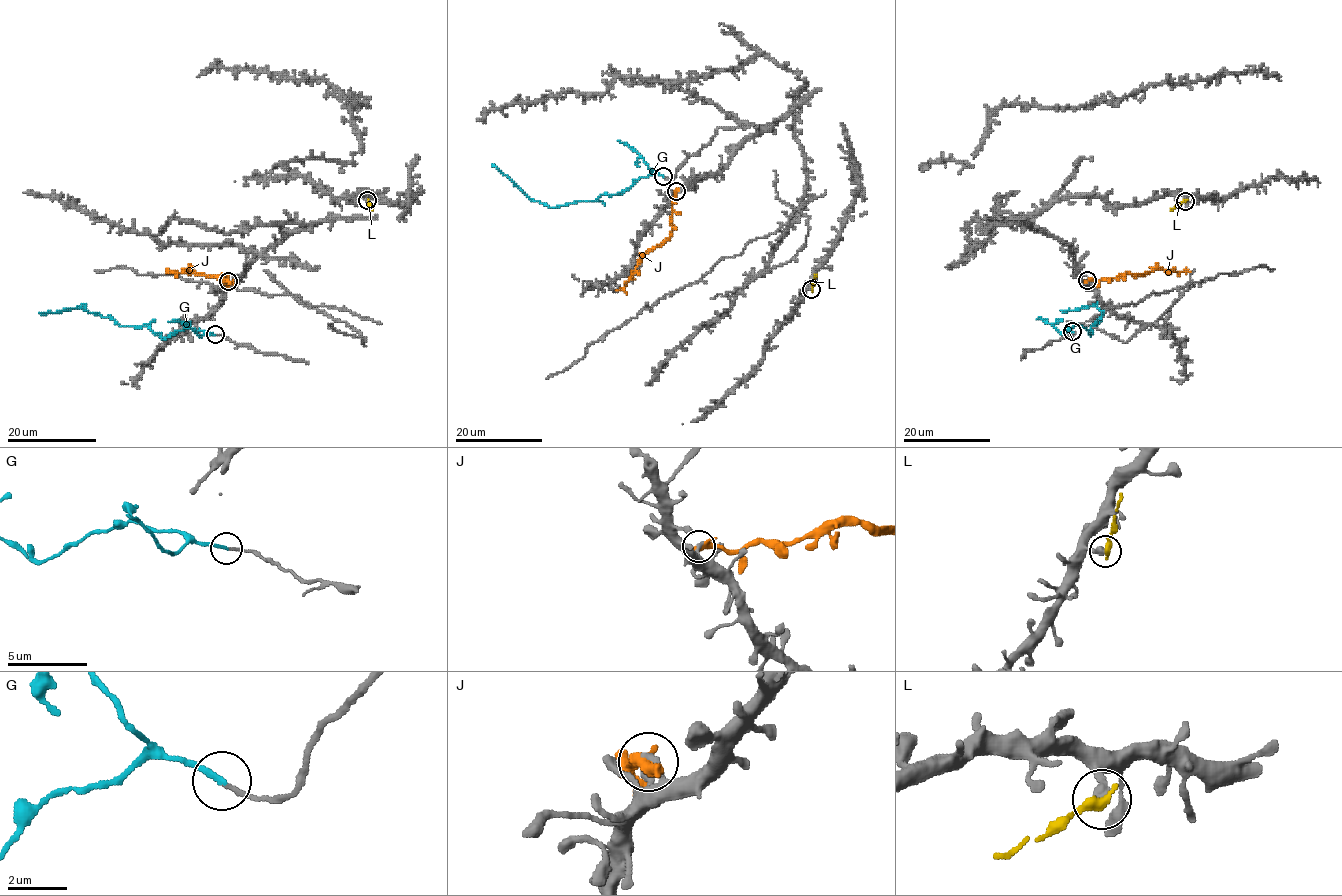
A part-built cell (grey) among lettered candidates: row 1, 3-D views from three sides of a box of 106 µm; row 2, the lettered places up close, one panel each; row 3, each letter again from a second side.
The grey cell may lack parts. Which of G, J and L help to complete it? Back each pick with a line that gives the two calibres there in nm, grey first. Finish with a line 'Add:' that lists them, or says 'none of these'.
G: Thickness 150 nm (grey) against 200 nm
Add: G

